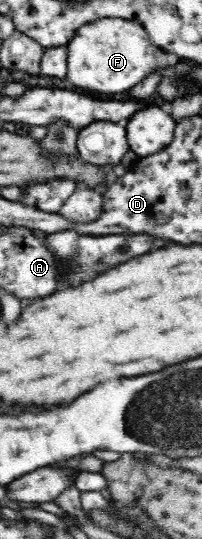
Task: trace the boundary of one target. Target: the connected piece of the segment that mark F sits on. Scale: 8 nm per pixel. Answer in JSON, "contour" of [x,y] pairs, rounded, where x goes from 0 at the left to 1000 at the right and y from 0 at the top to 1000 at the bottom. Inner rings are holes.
{"contour":[[[510,32],[485,39],[426,41],[366,59],[366,69],[351,69],[332,83],[337,150],[356,150],[376,161],[416,161],[495,173],[634,171],[634,165],[713,150],[713,143],[733,143],[782,124],[777,115],[762,113],[772,91],[693,41],[599,32]]]}

